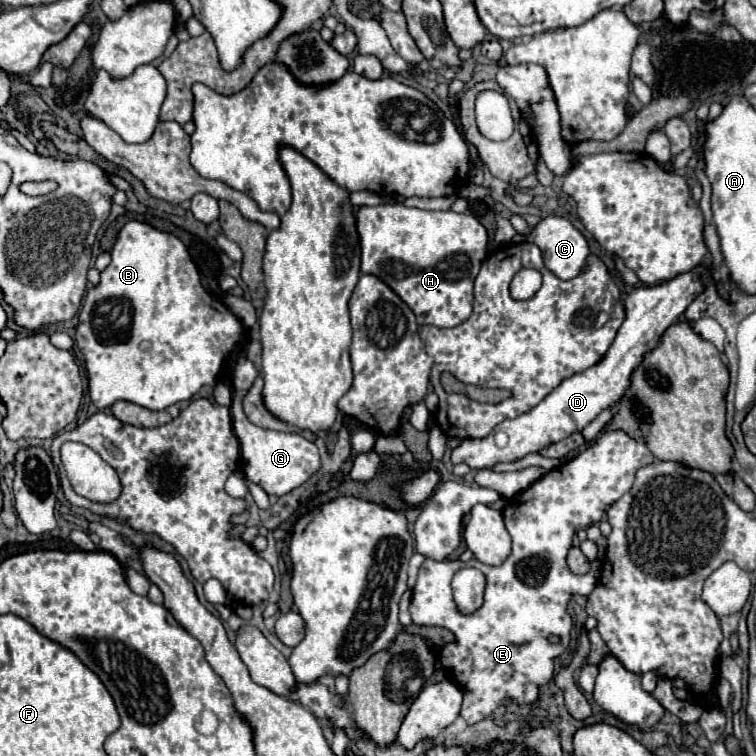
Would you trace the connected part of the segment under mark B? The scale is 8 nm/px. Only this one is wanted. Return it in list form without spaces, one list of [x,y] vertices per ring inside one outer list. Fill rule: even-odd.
[[[129,221],[117,235],[111,249],[111,263],[101,271],[99,283],[87,289],[75,343],[85,357],[89,397],[97,409],[107,409],[123,399],[159,411],[173,403],[187,401],[203,385],[213,385],[223,357],[235,347],[241,333],[243,325],[239,317],[203,289],[187,247],[173,233],[159,231],[149,223]]]

